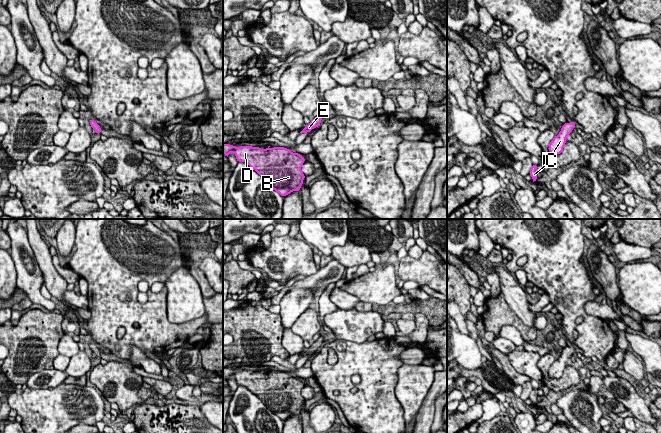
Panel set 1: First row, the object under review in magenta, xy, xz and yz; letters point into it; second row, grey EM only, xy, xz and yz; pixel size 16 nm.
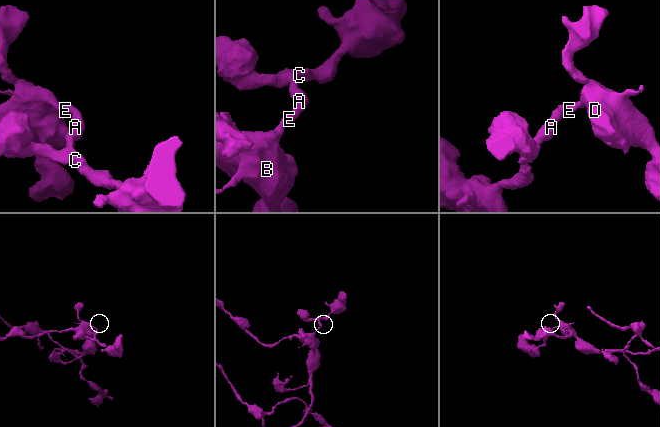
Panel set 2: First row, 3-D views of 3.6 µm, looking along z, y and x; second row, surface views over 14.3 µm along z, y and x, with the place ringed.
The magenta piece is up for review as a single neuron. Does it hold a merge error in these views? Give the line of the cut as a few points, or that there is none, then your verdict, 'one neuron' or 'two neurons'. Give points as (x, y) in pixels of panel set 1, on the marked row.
no cut; one neuron

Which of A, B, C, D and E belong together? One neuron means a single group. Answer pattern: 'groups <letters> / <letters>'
groups A B C D E

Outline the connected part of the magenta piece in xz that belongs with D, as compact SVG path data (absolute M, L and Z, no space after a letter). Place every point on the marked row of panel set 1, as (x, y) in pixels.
M224 143L223 153L228 157L233 152L237 162L247 163L282 197L293 191L300 191L305 179L301 171L305 158L299 153L292 153L288 148L269 147L235 147Z

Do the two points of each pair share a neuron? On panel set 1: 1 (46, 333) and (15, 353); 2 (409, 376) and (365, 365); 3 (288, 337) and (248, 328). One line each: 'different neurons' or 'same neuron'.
1: same neuron
2: different neurons
3: different neurons

